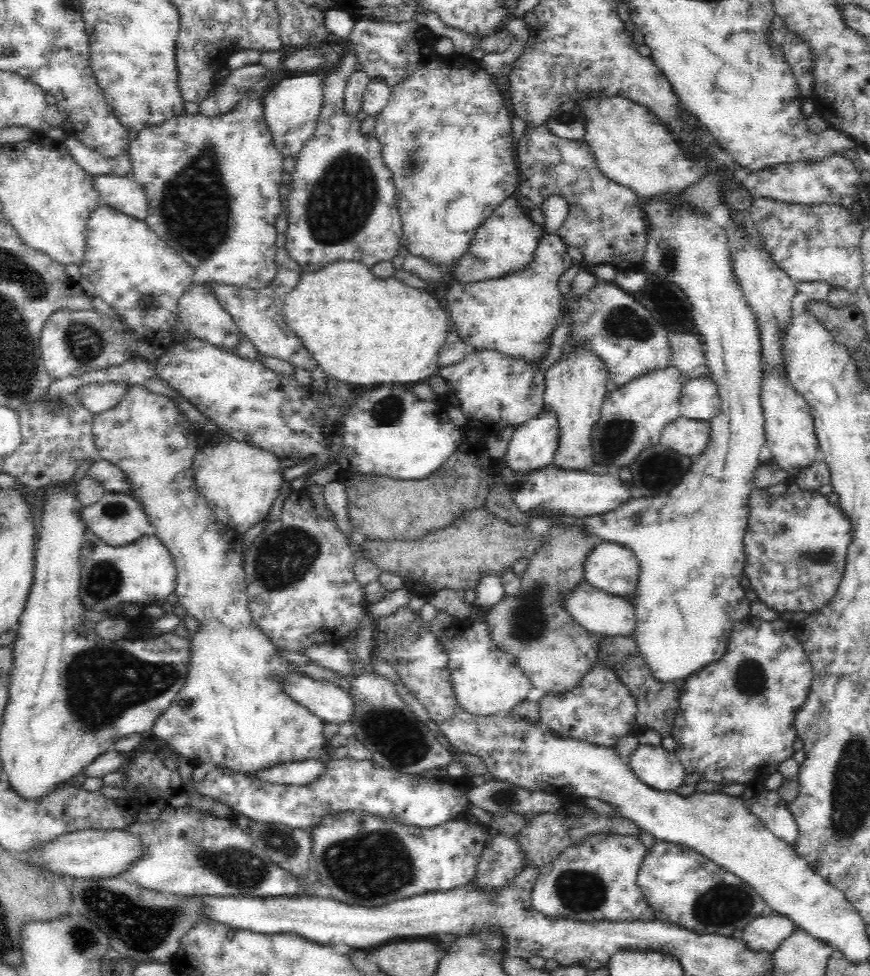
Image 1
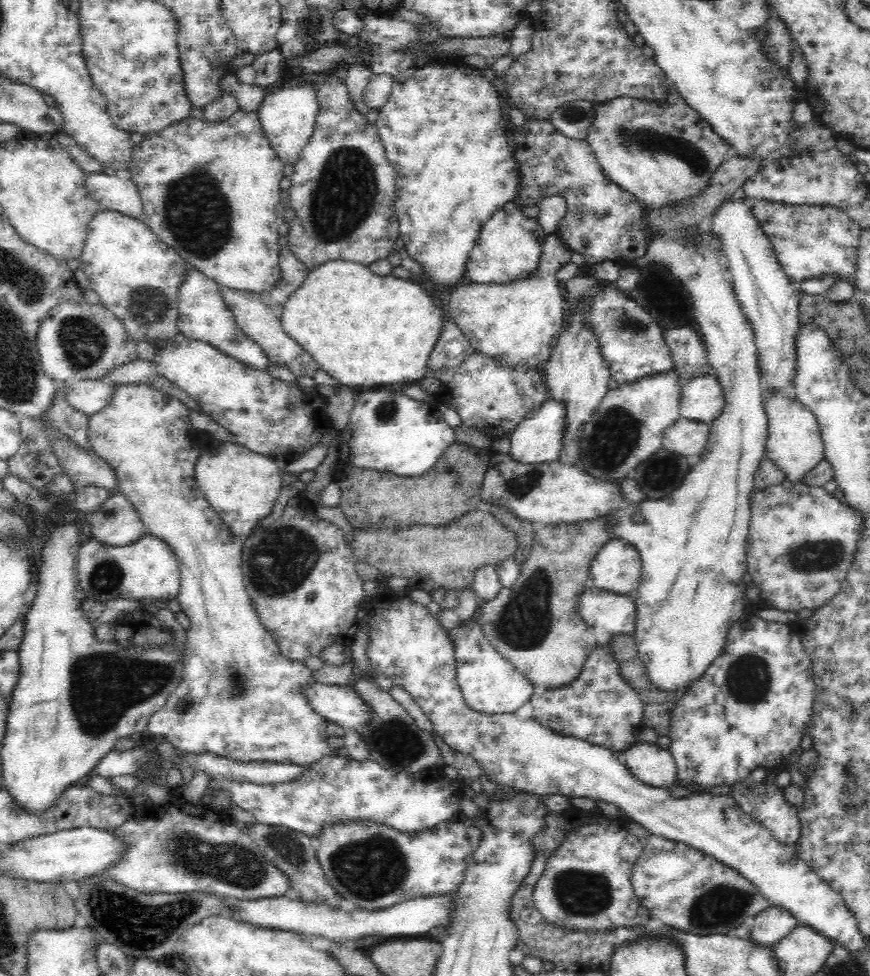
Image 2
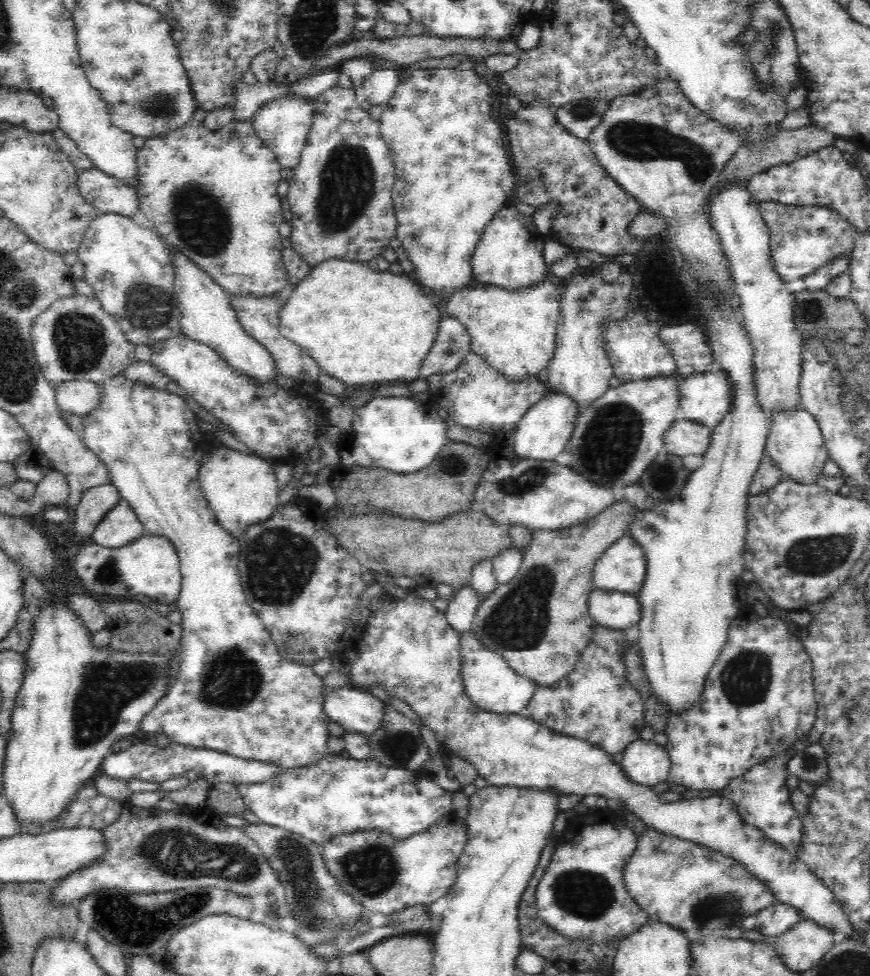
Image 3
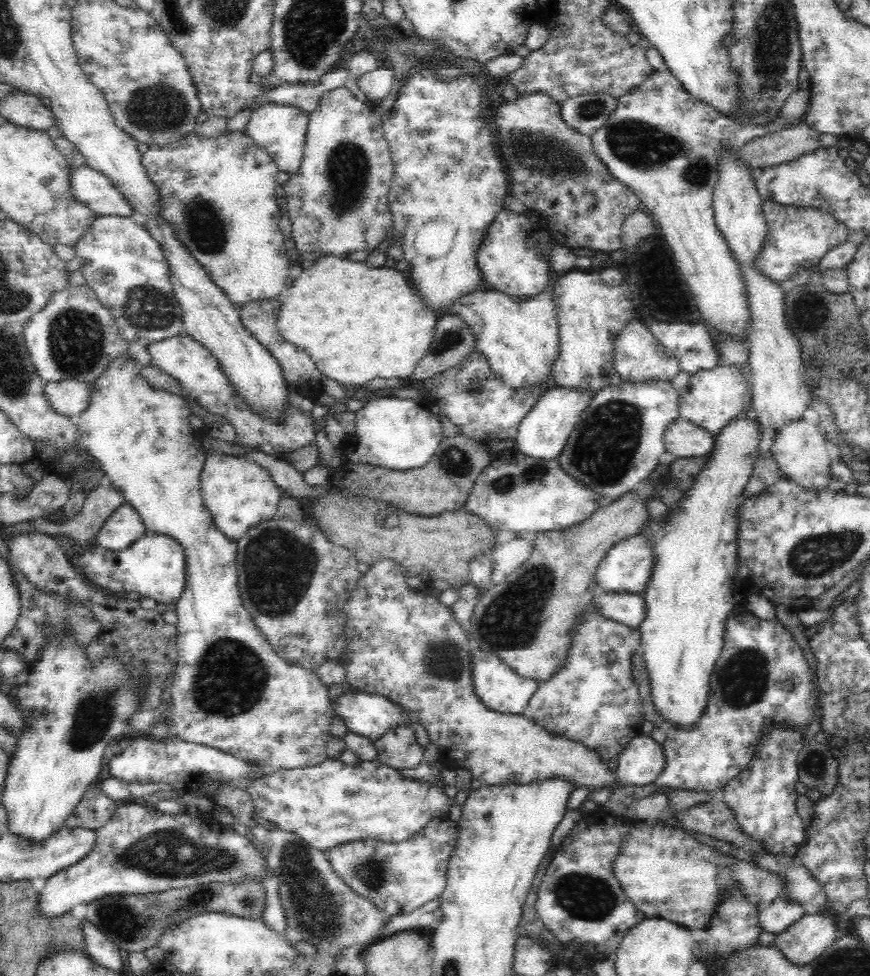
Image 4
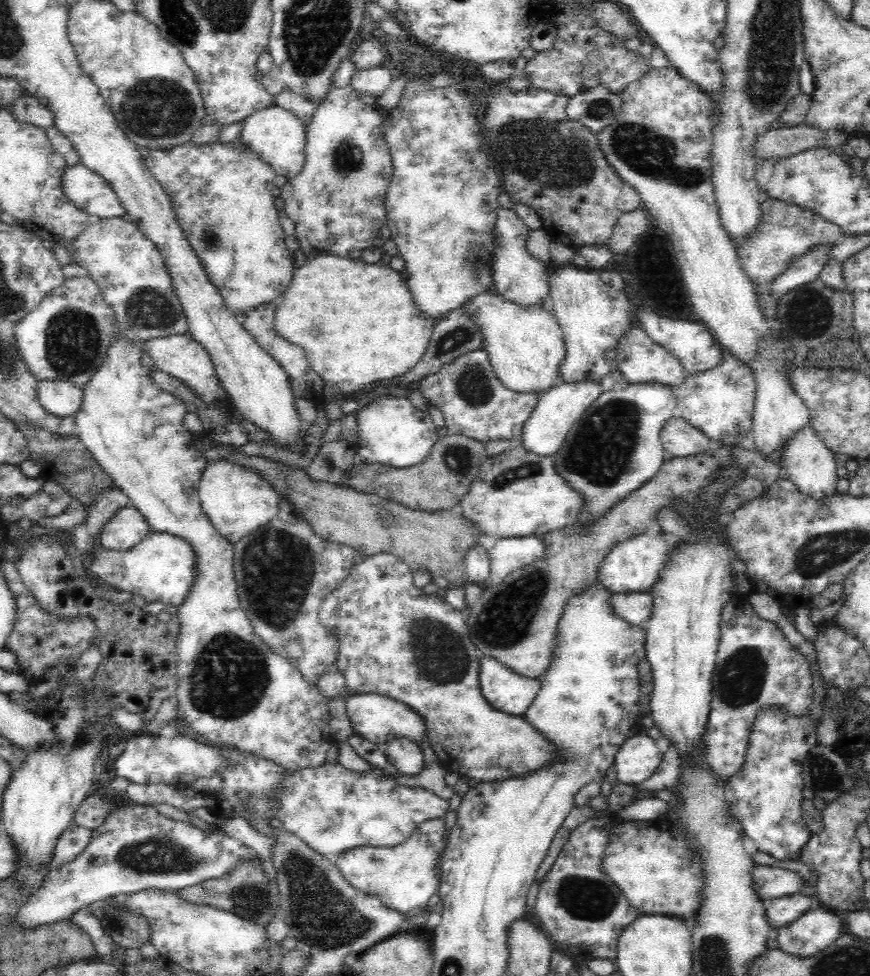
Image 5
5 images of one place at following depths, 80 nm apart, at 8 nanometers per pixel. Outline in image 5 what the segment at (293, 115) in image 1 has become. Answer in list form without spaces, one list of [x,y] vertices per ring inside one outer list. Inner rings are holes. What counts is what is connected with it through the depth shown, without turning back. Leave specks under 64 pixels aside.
[[[274,106],[253,112],[243,120],[239,139],[248,151],[272,167],[274,176],[291,179],[302,172],[305,163],[306,132],[302,121],[288,109]]]

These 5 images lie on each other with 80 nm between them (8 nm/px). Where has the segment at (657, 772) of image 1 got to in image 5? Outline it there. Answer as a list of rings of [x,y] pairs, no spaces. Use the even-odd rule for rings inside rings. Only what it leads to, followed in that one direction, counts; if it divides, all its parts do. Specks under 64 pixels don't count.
[[[637,732],[620,744],[614,756],[614,770],[622,784],[640,784],[650,778],[663,758],[660,742]]]

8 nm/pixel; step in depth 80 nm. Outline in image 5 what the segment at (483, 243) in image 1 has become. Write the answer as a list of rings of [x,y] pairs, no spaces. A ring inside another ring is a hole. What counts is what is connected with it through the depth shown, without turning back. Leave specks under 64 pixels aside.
[[[499,208],[497,211],[496,231],[500,234],[502,247],[493,254],[494,292],[516,305],[531,307],[542,305],[548,300],[548,265],[526,251],[526,236],[530,229],[519,219],[513,210]]]

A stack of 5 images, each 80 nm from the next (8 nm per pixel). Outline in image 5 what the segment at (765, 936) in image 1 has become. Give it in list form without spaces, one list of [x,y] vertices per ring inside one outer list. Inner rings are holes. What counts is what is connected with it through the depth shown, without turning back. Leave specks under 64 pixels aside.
[[[802,893],[768,899],[765,902],[768,921],[776,930],[791,924],[816,905],[816,899]]]

